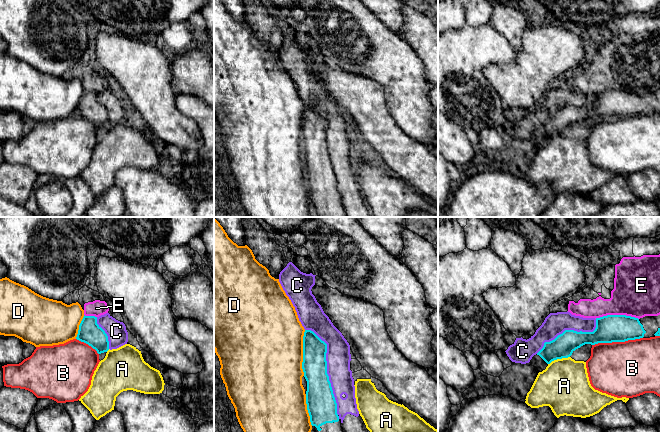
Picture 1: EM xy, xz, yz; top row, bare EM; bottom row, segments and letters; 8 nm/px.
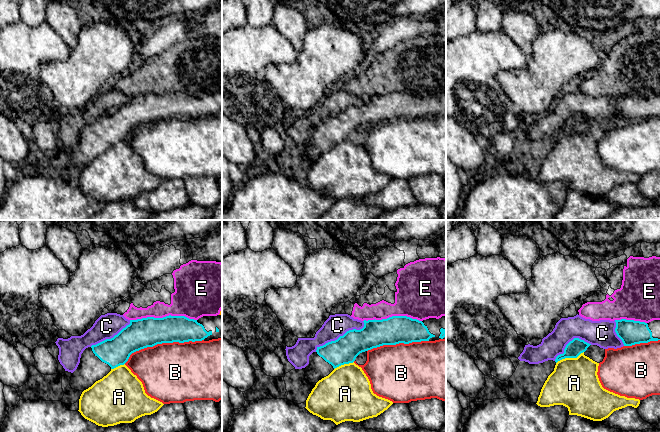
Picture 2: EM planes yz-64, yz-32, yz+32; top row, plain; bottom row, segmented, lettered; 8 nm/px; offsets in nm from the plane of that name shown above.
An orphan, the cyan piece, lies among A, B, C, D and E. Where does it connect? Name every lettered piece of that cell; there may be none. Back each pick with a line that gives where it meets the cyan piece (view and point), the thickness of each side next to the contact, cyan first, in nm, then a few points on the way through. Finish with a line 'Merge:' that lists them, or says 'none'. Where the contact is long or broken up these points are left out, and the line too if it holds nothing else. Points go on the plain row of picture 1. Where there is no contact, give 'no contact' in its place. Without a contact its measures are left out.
Merge: none

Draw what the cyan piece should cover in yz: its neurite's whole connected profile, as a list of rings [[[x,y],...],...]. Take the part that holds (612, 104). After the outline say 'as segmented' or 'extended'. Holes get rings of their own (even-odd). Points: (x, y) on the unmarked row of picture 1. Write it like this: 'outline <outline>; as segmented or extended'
outline [[[607,91],[596,94],[593,108],[565,106],[543,124],[529,139],[542,148],[554,136],[568,134],[585,120],[625,118],[660,112],[660,91],[635,94],[626,91]]]; extended

